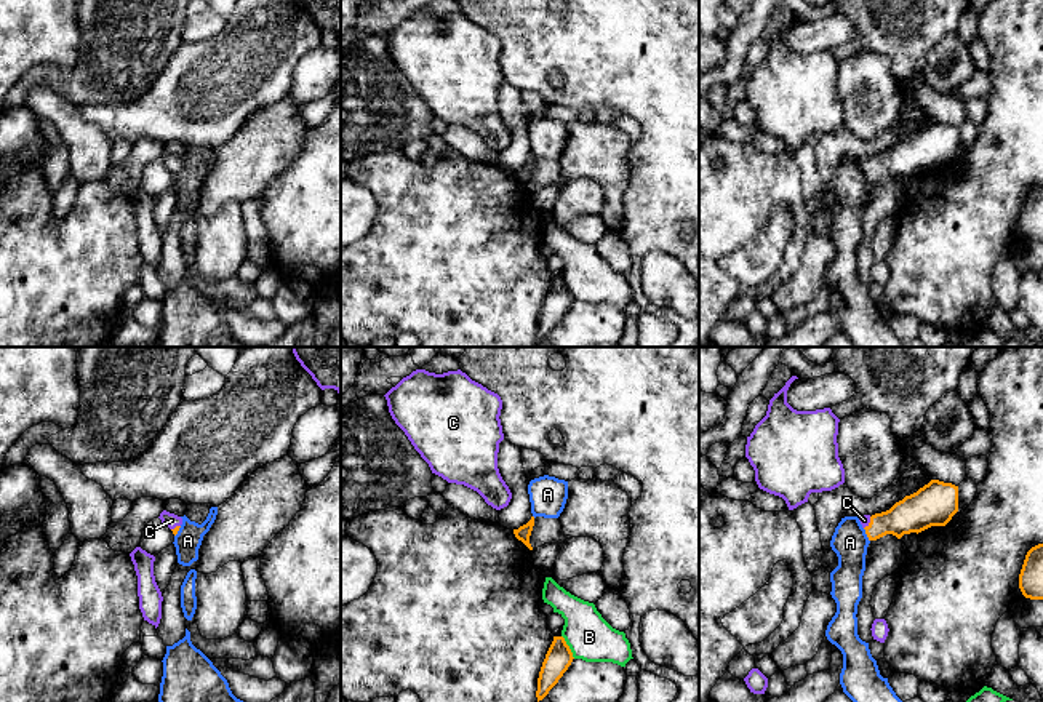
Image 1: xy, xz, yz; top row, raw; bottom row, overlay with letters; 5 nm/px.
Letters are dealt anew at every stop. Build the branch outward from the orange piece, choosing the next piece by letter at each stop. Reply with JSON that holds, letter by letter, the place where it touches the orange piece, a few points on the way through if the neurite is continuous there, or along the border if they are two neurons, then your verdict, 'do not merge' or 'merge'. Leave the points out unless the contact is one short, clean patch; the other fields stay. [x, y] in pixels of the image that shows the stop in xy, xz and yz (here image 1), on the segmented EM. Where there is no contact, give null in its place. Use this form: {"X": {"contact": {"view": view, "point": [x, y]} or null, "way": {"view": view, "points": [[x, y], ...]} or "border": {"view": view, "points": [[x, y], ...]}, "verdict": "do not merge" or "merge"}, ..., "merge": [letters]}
{"A": {"contact": {"view": "yz", "point": [866, 533]}, "border": {"view": "yz", "points": [[863, 528], [869, 541]]}, "verdict": "do not merge"}, "B": {"contact": {"view": "xz", "point": [568, 646]}, "verdict": "do not merge"}, "C": {"contact": {"view": "yz", "point": [869, 523]}, "way": {"view": "yz", "points": [[917, 512], [896, 522], [869, 523], [864, 520]]}, "verdict": "merge"}, "merge": ["C"]}

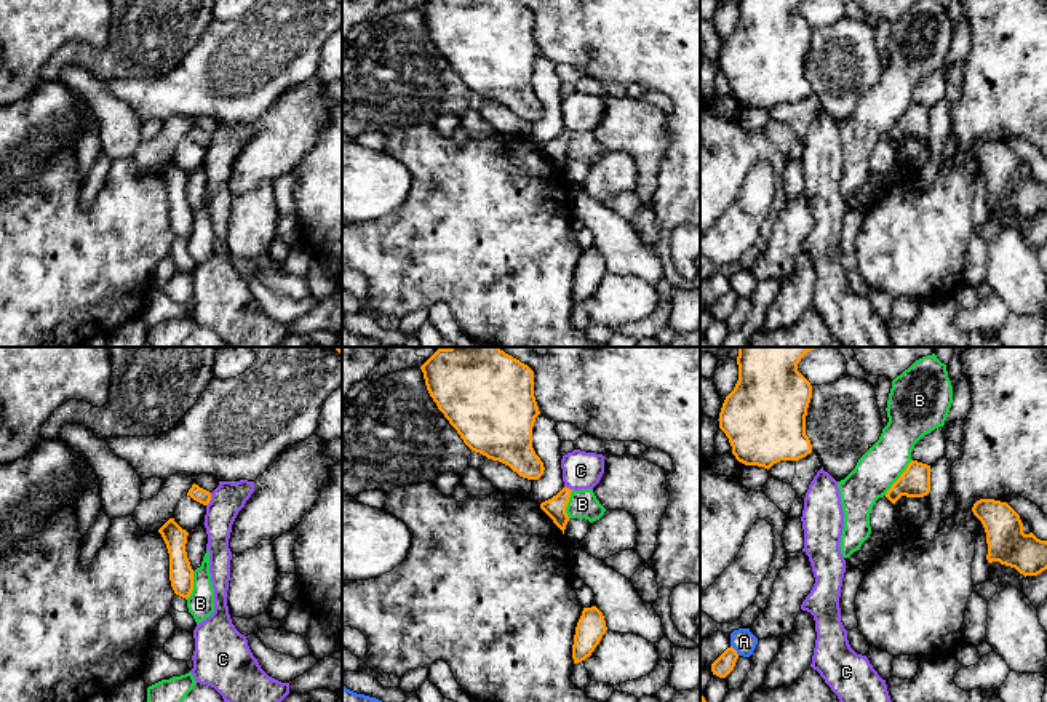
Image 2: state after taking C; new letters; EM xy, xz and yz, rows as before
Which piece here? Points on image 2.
{"A": {"contact": {"view": "yz", "point": [734, 650]}, "verdict": "do not merge"}, "B": {"contact": {"view": "yz", "point": [900, 477]}, "border": {"view": "yz", "points": [[911, 459], [884, 494]]}, "verdict": "do not merge"}, "C": {"contact": {"view": "xy", "point": [210, 499]}, "verdict": "do not merge"}, "merge": []}

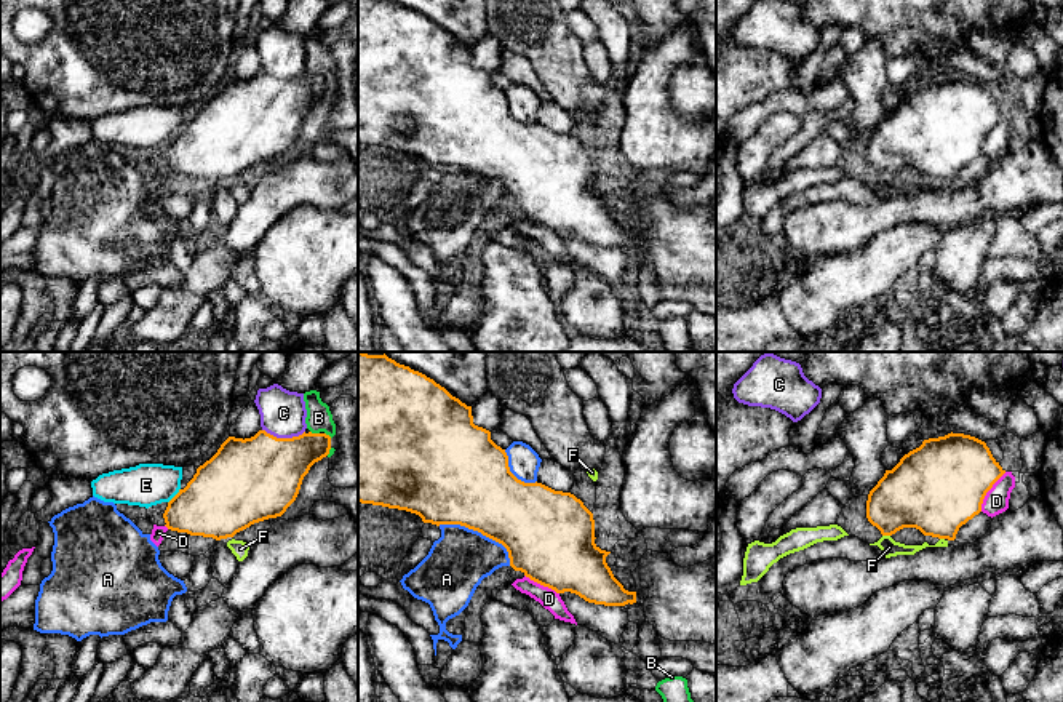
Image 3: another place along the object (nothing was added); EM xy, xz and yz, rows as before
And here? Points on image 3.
{"A": {"contact": {"view": "xz", "point": [480, 531]}, "verdict": "do not merge"}, "B": {"contact": {"view": "xy", "point": [315, 434]}, "verdict": "do not merge"}, "C": {"contact": {"view": "xy", "point": [283, 438]}, "verdict": "do not merge"}, "D": {"contact": {"view": "yz", "point": [988, 490]}, "border": {"view": "yz", "points": [[1006, 472], [987, 493], [980, 510]]}, "verdict": "do not merge"}, "E": {"contact": {"view": "xy", "point": [175, 496]}, "verdict": "do not merge"}, "F": {"contact": {"view": "yz", "point": [886, 534]}, "verdict": "merge"}, "merge": ["F"]}

